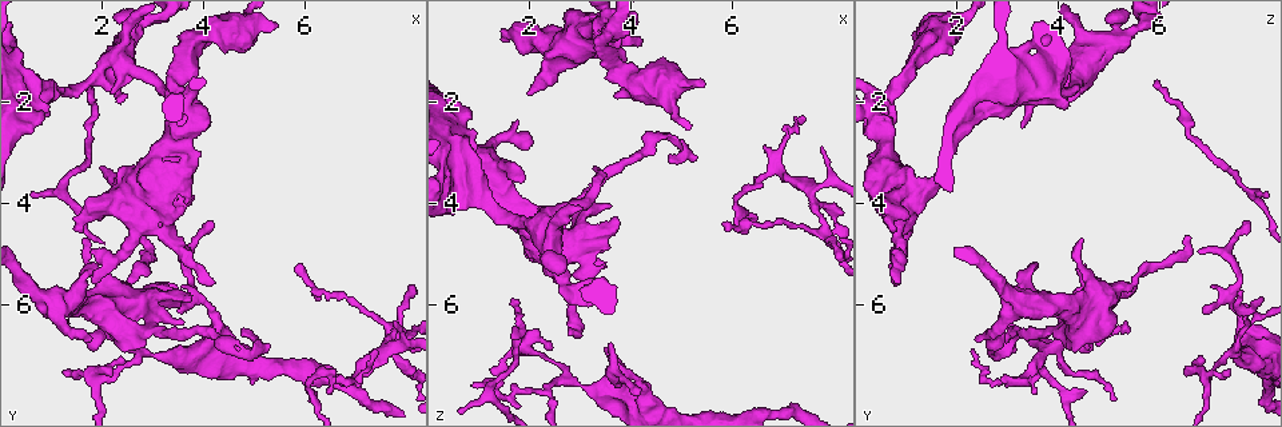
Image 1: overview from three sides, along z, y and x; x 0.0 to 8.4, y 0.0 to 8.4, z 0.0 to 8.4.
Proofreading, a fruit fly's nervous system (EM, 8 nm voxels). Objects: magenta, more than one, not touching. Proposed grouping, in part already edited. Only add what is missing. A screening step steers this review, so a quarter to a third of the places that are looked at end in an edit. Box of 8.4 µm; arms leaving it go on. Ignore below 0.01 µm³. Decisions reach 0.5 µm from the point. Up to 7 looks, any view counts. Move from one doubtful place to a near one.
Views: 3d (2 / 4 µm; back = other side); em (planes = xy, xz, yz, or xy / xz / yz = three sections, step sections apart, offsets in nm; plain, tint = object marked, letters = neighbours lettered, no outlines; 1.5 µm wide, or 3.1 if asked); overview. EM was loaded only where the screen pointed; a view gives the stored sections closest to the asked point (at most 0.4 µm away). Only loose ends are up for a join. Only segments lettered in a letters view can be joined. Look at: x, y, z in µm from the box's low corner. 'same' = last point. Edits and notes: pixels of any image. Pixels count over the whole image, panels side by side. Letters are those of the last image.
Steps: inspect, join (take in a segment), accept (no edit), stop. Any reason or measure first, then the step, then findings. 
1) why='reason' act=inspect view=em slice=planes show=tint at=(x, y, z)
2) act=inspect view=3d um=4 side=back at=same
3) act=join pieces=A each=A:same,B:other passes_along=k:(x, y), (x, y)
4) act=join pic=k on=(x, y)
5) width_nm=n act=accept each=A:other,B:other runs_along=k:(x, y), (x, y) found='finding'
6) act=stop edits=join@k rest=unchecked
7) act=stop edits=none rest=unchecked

why='branch stops here' act=inspect view=em slice=xz step=4 show=letters at=(3.25, 2.50, 3.30)

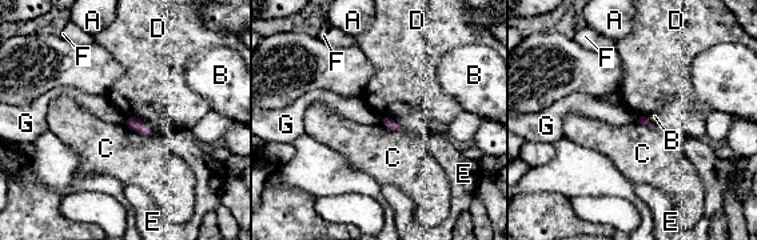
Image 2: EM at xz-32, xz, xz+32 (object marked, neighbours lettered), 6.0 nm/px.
why='cut it another way' act=inspect view=em slice=planes show=letters at=same

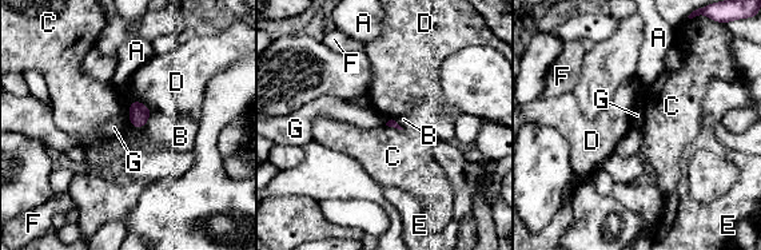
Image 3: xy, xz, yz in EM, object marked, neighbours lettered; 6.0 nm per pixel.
act=accept each=A:other,B:other,C:other,D:other,E:other,F:other,G:other border=3:(127, 112), (130, 122) found='no lettered segment goes on from it'

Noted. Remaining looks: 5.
act=inspect view=em slice=planes show=letters at=(1.90, 5.50, 0.90)

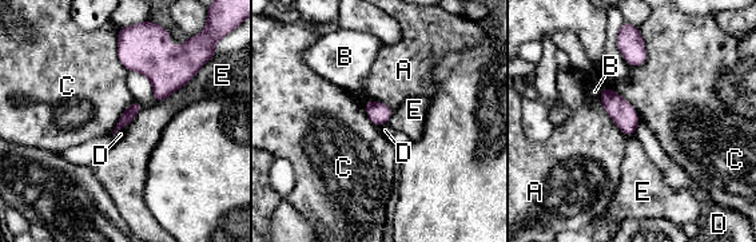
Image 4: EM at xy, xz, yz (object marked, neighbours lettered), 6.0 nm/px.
longest_contact=E:340nm act=accept each=A:other,B:other,C:other,D:other,E:other border=4:(127, 125), (112, 134) found='no lettered segment goes on from it'

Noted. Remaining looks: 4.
why='an open end' act=inspect view=em slice=planes show=letters at=(4.20, 5.55, 0.90)

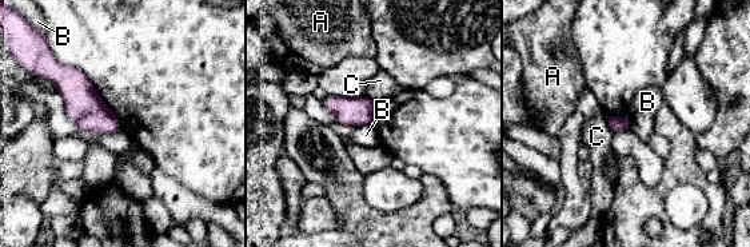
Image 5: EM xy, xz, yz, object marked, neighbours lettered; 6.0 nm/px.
act=accept each=A:other,B:other,C:other border=5:(371, 123), (354, 127) found='none of them fits'

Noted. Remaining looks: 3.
act=stop edits=none rest=unchecked

